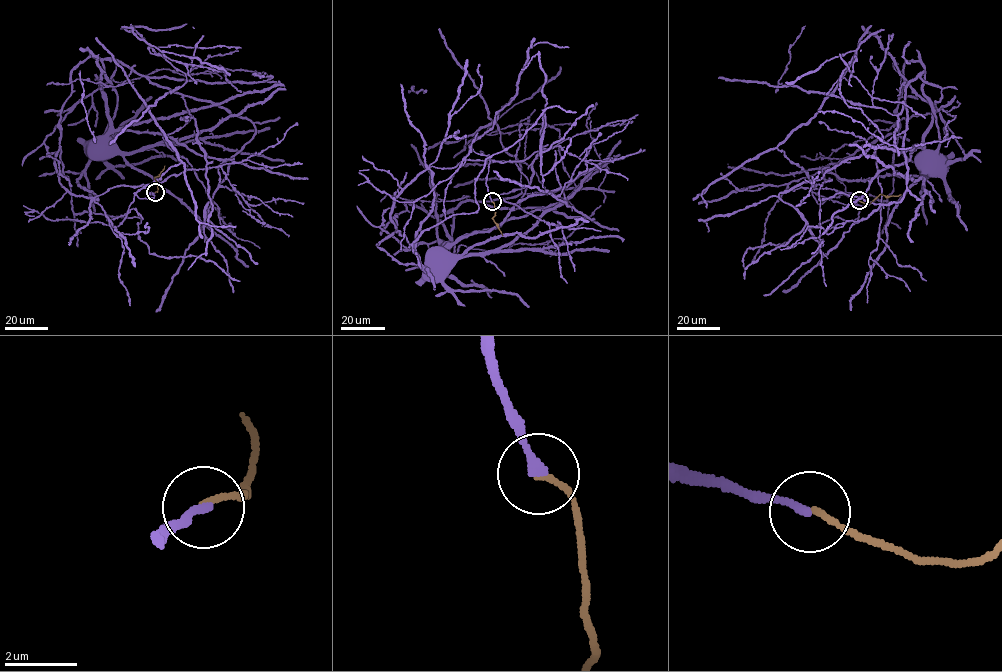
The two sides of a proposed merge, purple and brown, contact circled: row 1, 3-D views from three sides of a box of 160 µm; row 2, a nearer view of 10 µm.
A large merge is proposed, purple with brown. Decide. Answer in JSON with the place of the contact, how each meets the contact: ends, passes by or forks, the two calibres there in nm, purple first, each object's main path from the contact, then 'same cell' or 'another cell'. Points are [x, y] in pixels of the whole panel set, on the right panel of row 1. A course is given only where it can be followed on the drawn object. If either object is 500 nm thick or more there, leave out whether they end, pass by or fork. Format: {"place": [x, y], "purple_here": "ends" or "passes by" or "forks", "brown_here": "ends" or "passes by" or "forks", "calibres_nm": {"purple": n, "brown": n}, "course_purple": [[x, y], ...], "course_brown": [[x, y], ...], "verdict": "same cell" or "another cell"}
{"place": [859, 200], "purple_here": "ends", "brown_here": "ends", "calibres_nm": {"purple": 240, "brown": 150}, "course_purple": [[859, 201], [807, 175], [811, 191], [845, 204], [887, 199], [910, 61], [924, 69], [935, 117], [930, 150]], "course_brown": [[859, 201], [870, 203], [881, 194], [900, 194]], "verdict": "another cell"}

